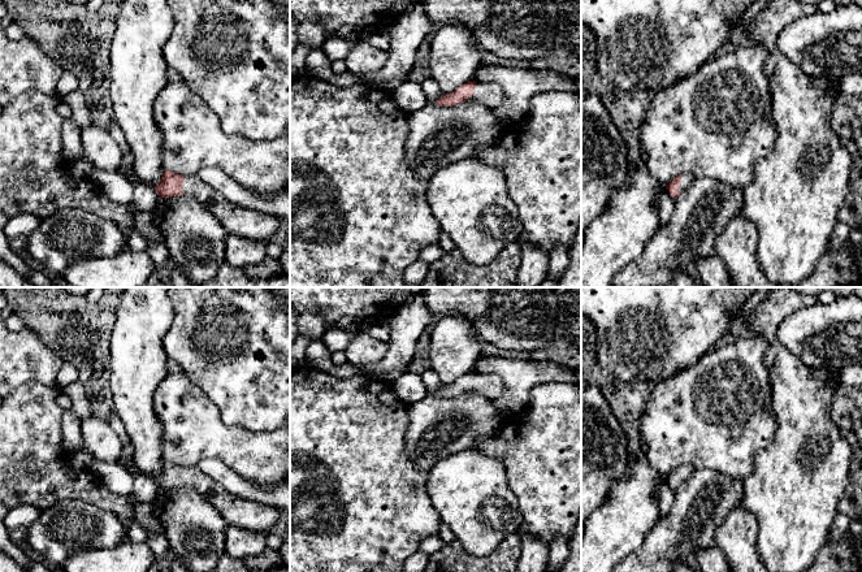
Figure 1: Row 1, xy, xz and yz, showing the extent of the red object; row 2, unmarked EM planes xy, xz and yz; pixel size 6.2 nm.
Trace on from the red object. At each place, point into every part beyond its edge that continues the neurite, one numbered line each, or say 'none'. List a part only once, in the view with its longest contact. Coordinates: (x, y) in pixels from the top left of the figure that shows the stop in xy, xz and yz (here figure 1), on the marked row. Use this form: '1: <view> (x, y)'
1: xz (489, 94)

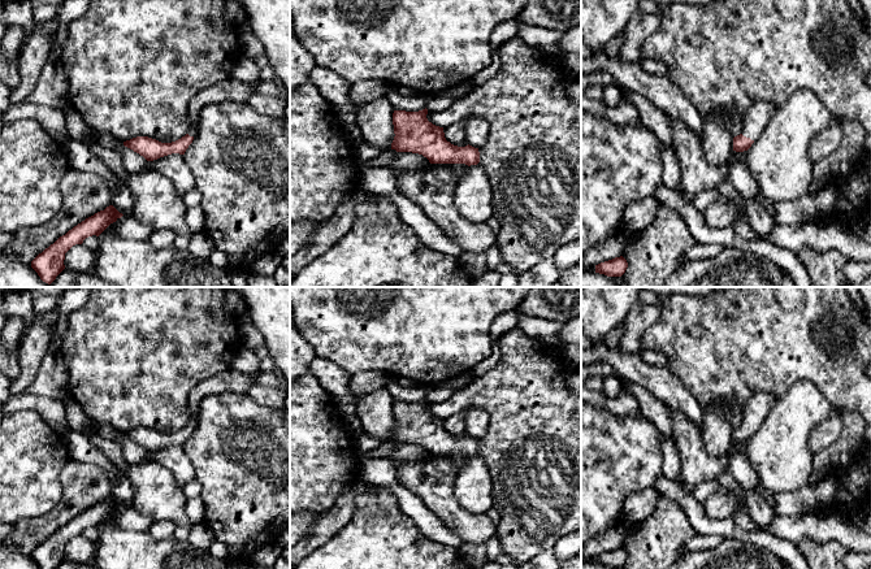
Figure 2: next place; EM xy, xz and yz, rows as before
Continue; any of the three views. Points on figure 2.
1: yz (758, 116)

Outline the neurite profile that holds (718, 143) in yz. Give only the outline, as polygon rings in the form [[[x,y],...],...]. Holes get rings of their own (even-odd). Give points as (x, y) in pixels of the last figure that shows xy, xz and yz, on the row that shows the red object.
[[[723,108],[703,117],[702,147],[707,161],[715,165],[724,164],[733,152],[733,136],[724,126],[728,113],[729,110]]]

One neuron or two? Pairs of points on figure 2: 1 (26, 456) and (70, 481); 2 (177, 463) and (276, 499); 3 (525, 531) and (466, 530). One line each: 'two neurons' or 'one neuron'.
1: two neurons
2: two neurons
3: two neurons

